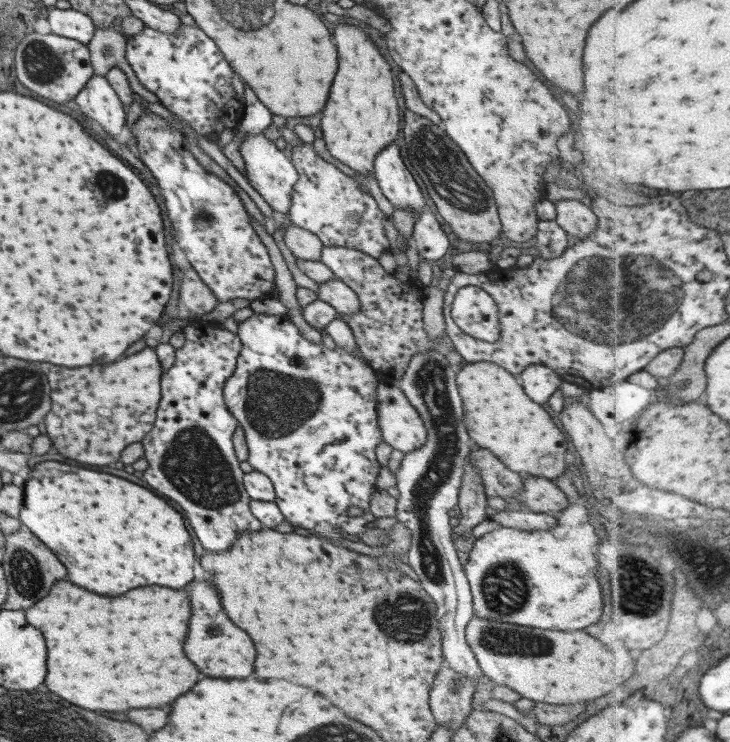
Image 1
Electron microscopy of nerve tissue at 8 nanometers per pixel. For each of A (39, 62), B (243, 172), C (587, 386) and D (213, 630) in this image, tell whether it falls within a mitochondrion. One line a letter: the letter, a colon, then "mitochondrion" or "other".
A: mitochondrion
B: other
C: other
D: other

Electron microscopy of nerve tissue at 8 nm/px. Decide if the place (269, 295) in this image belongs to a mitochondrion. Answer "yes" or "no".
no

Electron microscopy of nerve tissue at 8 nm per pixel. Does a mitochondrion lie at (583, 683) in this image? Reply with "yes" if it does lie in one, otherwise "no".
no

